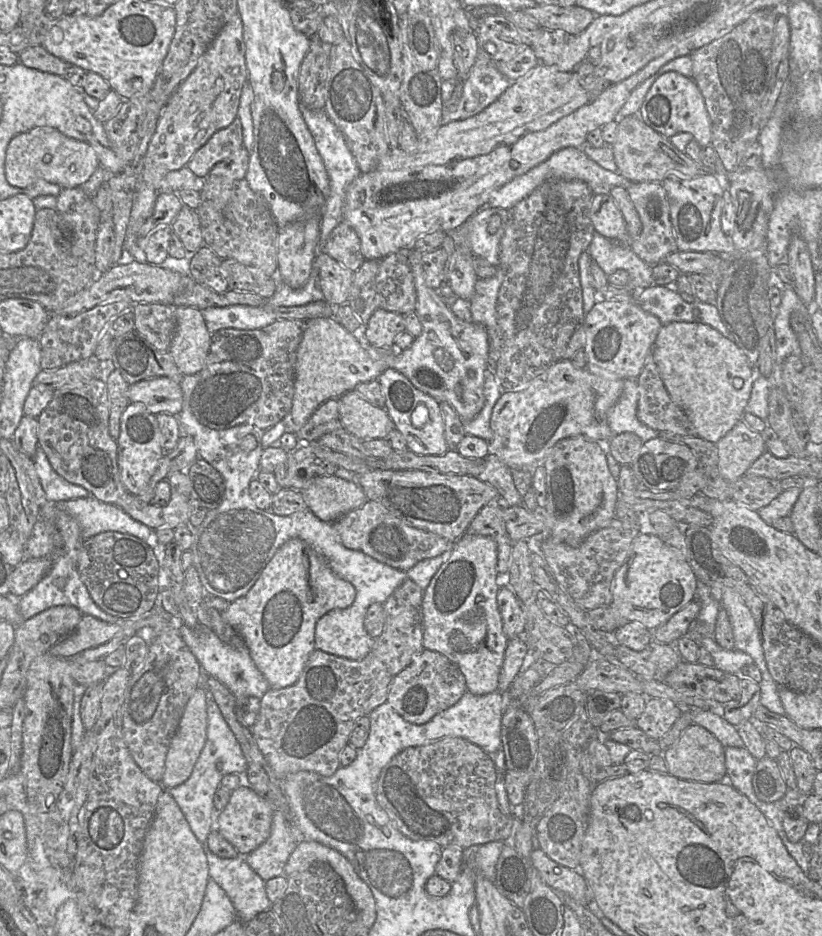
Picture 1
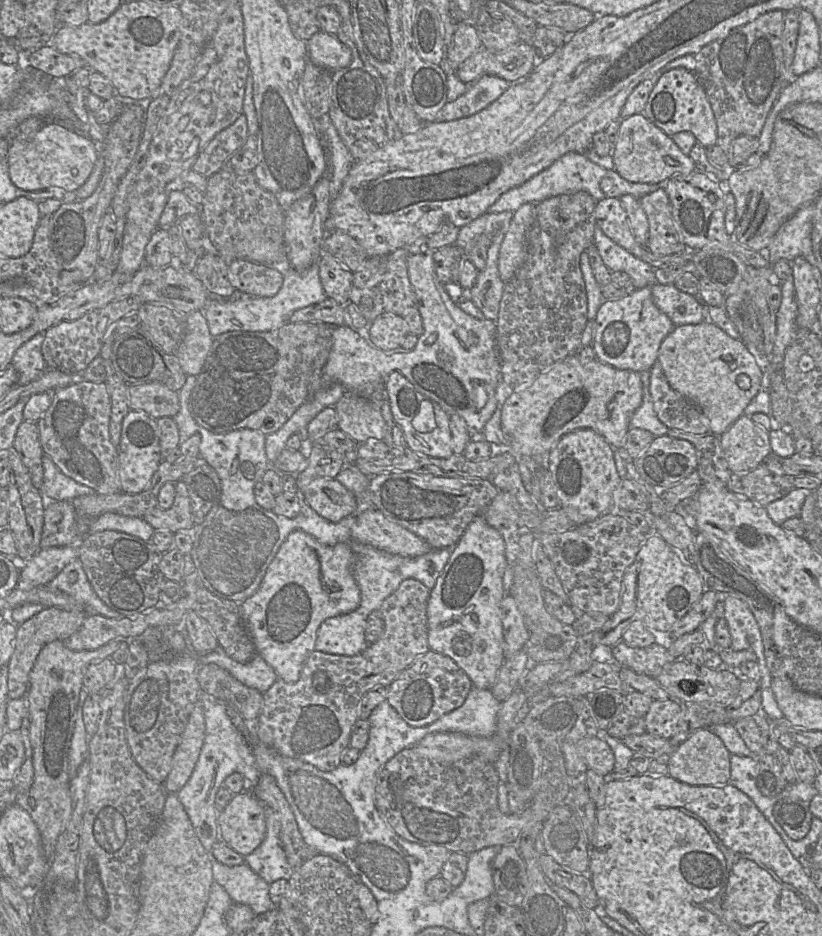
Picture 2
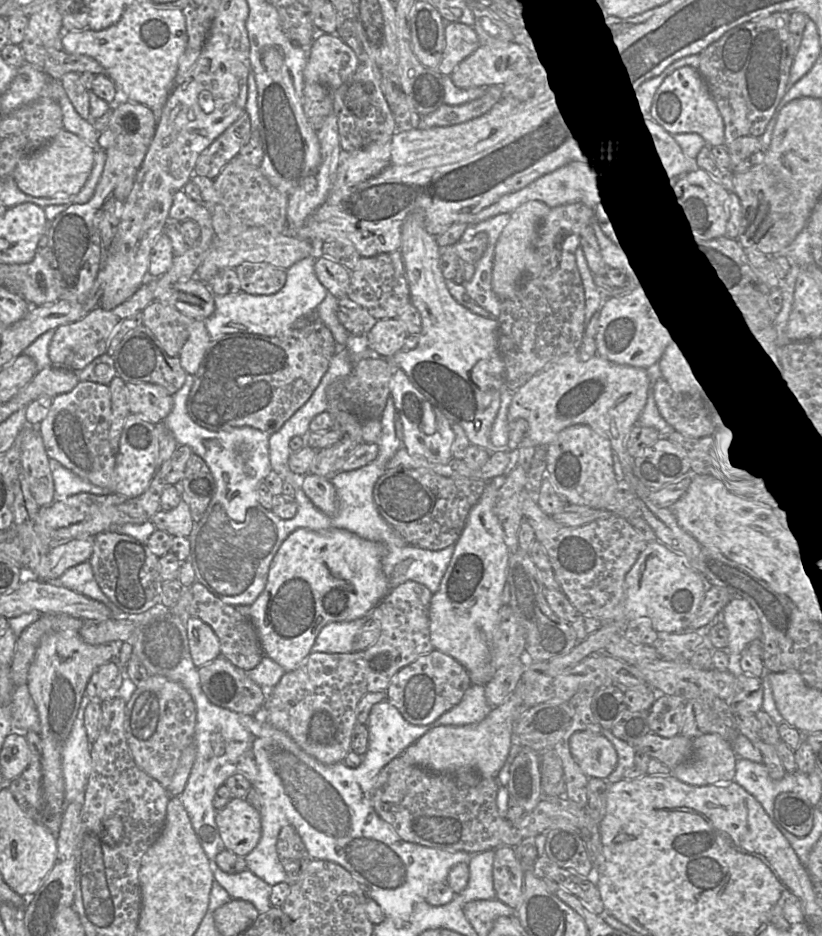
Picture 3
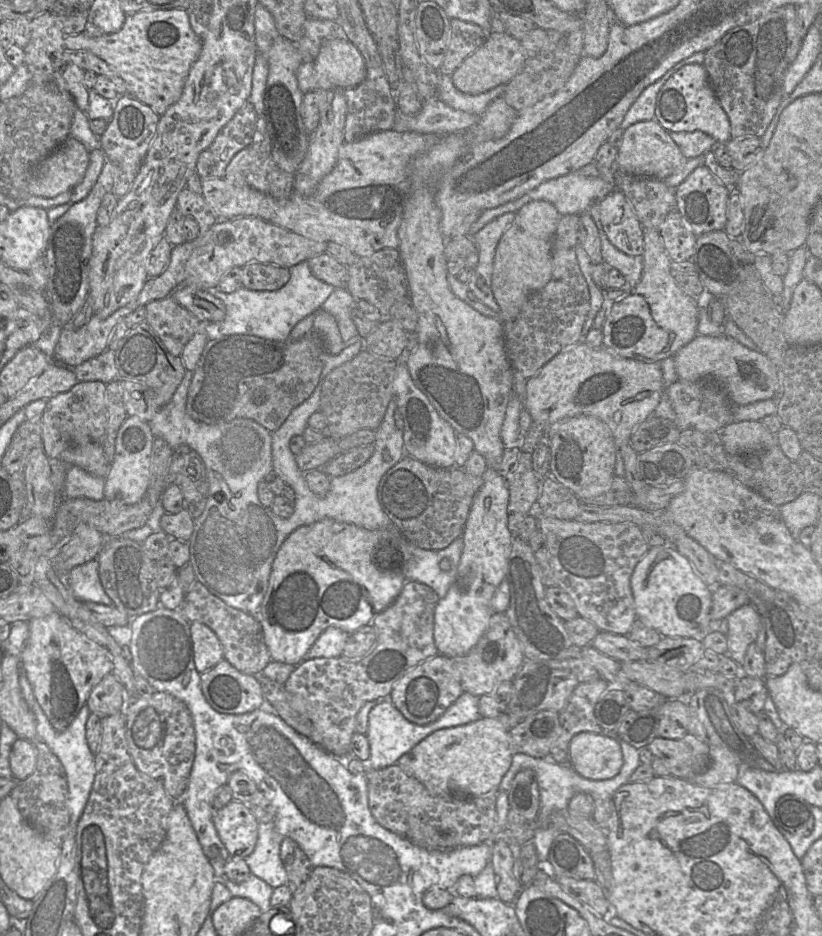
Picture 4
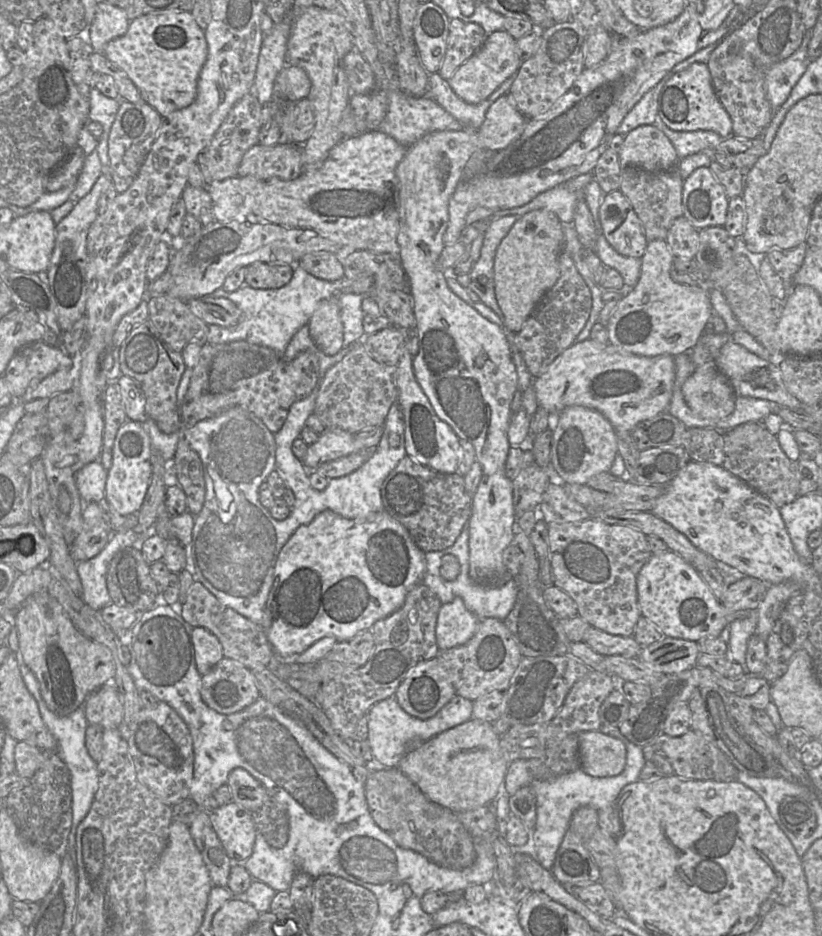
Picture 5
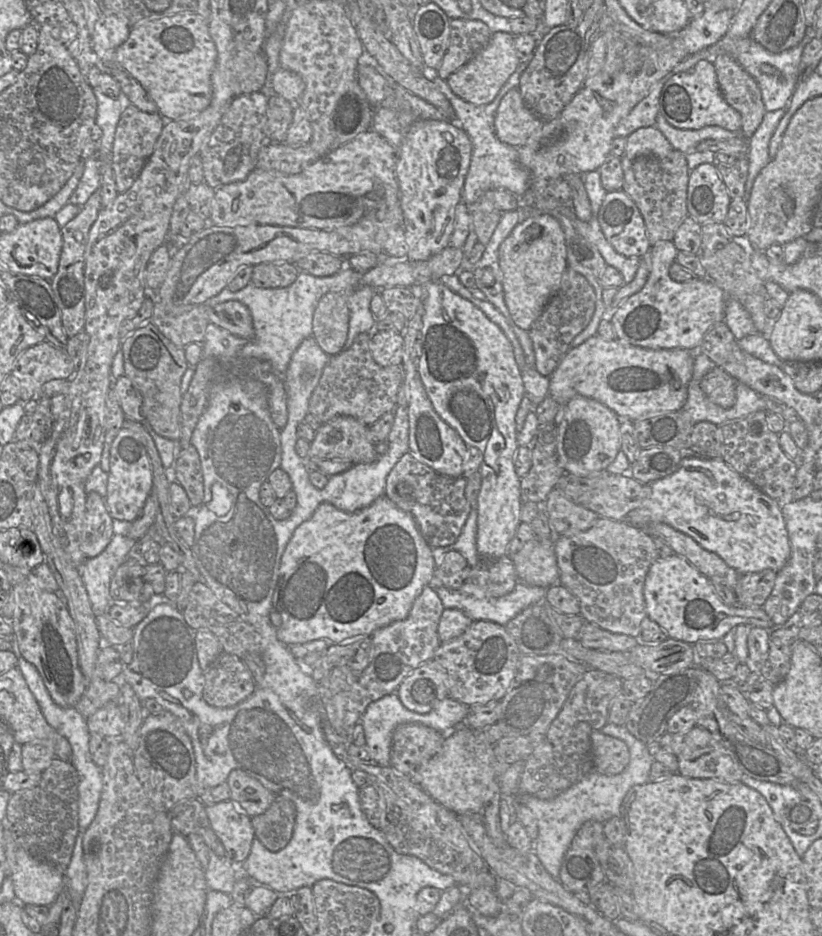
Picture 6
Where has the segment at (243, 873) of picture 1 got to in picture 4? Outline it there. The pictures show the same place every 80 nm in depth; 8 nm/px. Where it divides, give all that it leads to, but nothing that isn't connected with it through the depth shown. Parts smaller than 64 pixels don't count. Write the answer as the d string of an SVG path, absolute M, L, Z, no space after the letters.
M253 874L240 884L228 880L226 876L217 878L217 882L224 884L232 897L240 897L252 901L260 908L262 913L265 913L271 908L270 899L273 888Z

